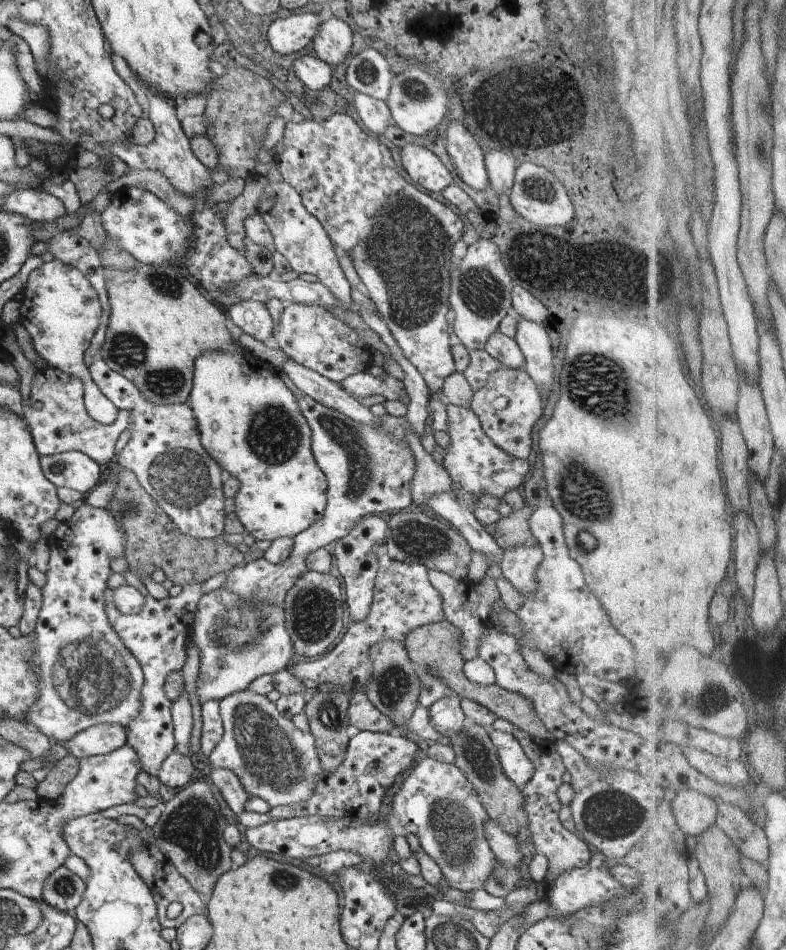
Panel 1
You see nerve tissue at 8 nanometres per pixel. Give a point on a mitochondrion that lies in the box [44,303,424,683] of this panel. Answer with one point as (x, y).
(238, 633)

